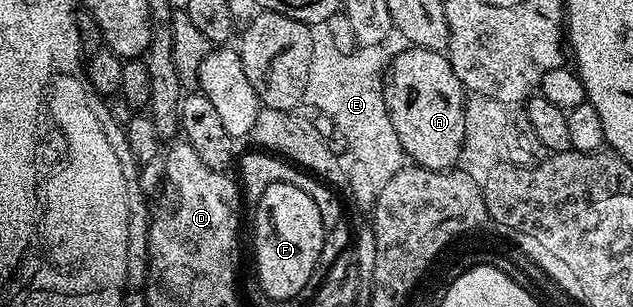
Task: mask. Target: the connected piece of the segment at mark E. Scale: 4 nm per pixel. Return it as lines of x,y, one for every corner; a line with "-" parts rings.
327,23
311,25
310,30
308,100
312,104
324,108
326,112
334,114
336,120
348,128
348,130
338,131
339,137
343,141
352,138
352,140
364,142
364,146
372,154
362,154
362,158
366,158
366,162
368,162
363,173
369,176
378,176
378,179
384,183
400,172
406,162
384,100
384,77
386,67
390,62
390,52
387,52
387,47
383,45
368,46
357,49
355,52
340,51
335,49

